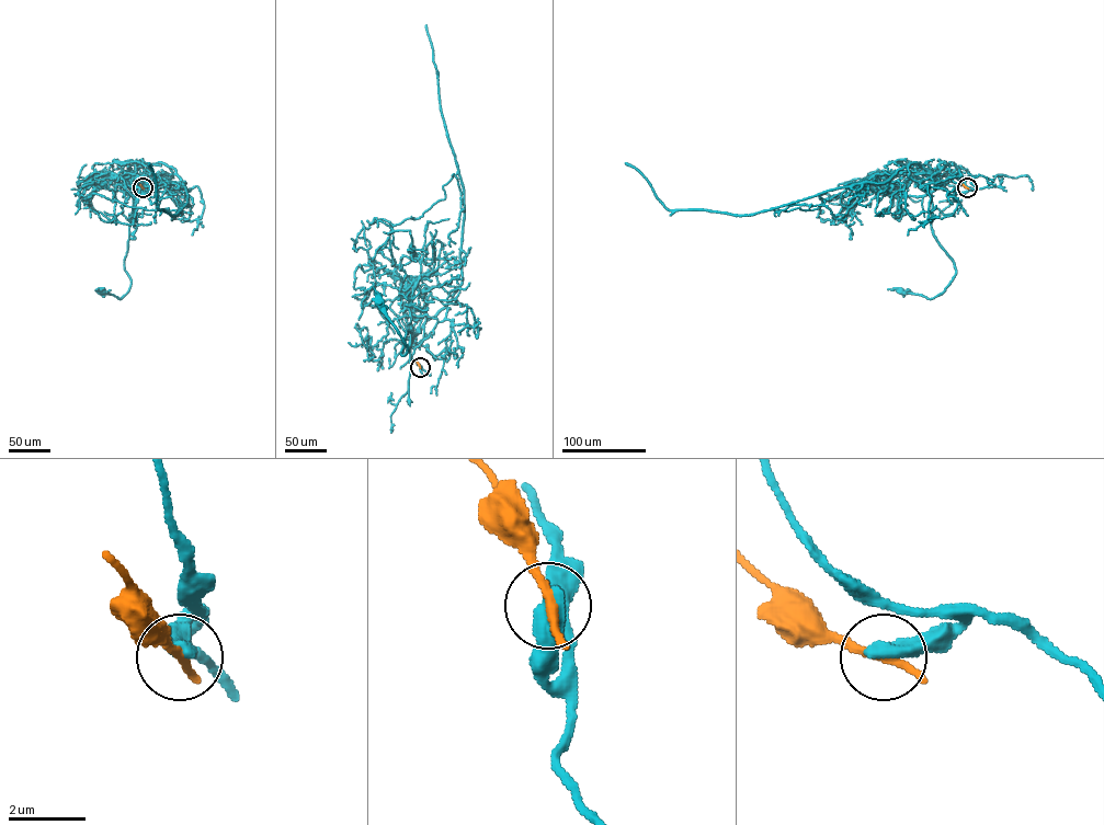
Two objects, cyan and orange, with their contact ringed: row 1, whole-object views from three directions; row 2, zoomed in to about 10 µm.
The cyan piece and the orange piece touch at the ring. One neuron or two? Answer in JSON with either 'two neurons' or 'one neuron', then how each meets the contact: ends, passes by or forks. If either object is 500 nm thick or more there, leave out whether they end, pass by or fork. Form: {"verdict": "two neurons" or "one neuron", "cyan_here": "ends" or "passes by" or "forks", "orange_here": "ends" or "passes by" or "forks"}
{"verdict": "two neurons"}

